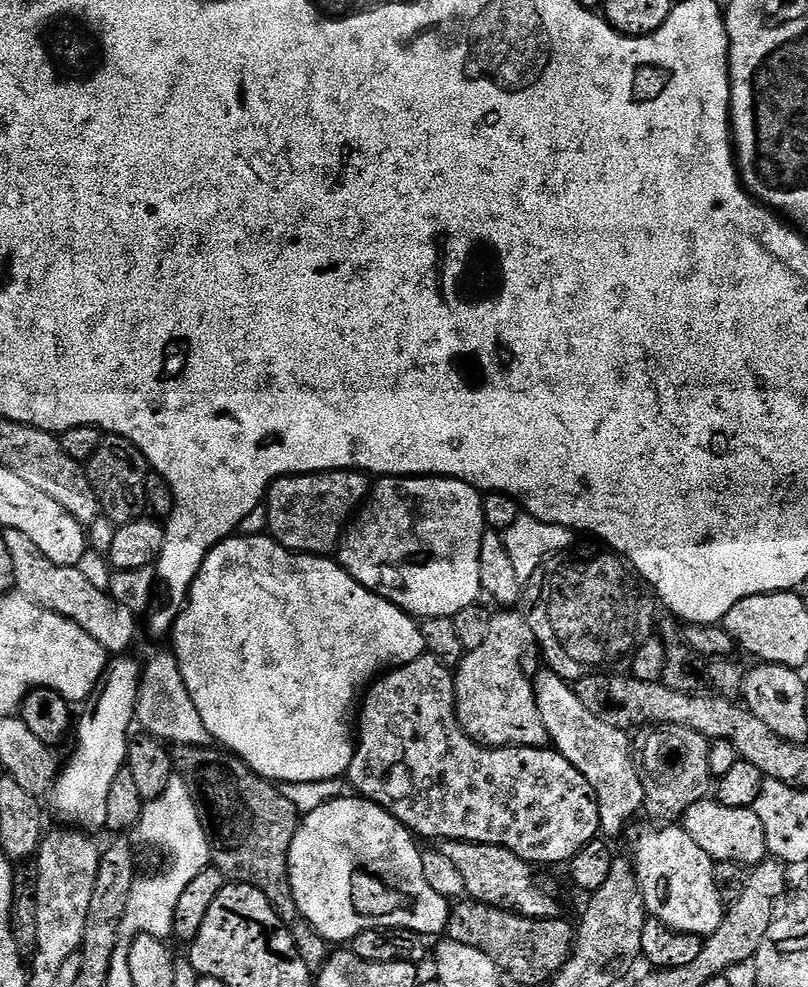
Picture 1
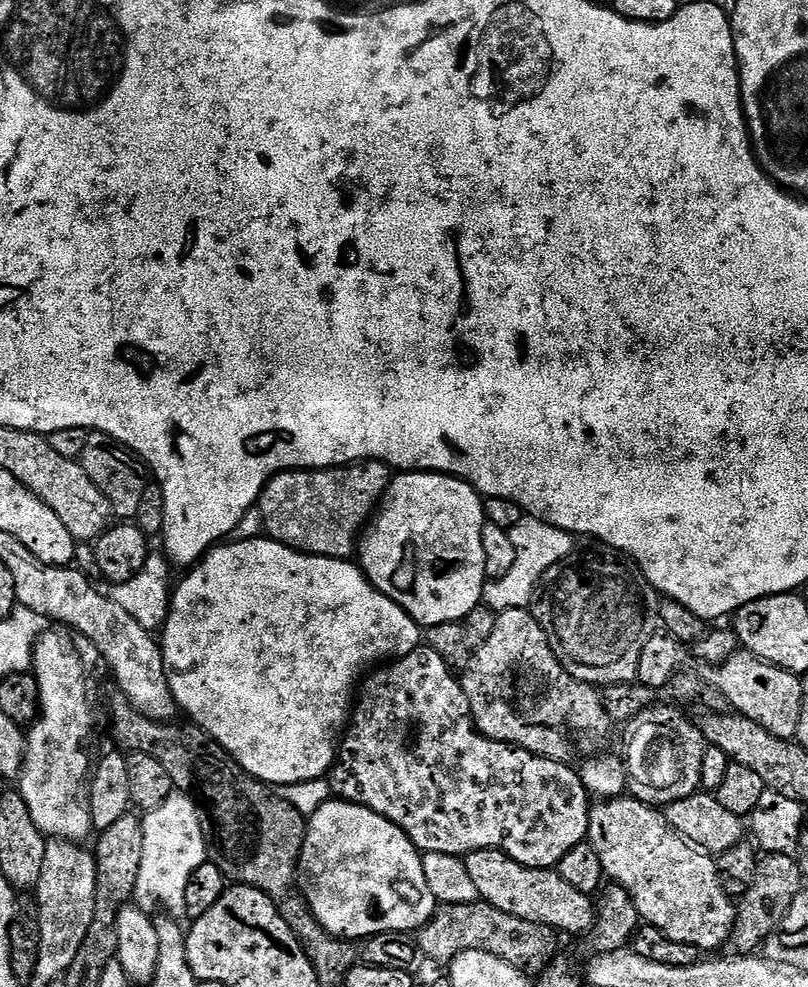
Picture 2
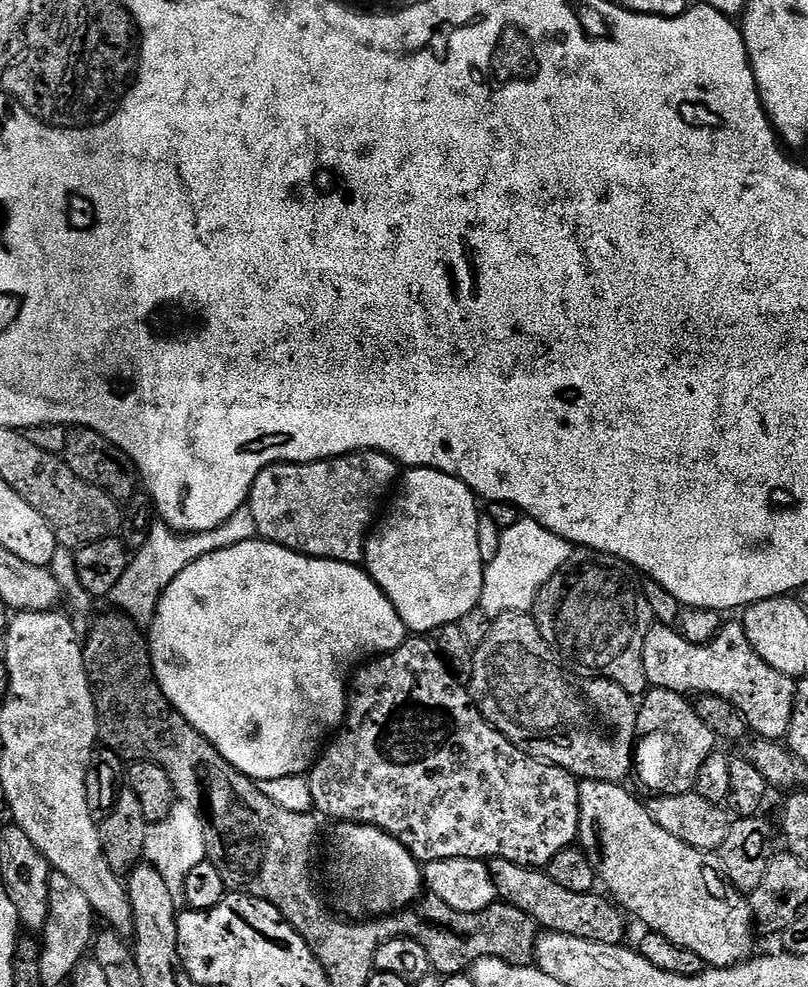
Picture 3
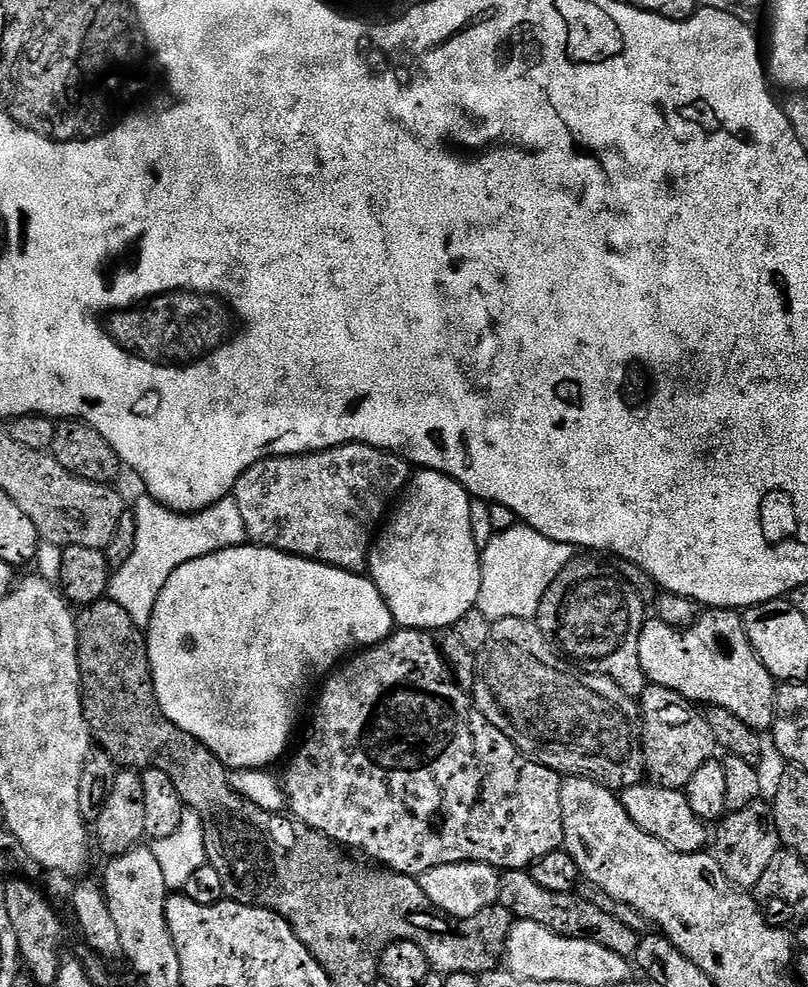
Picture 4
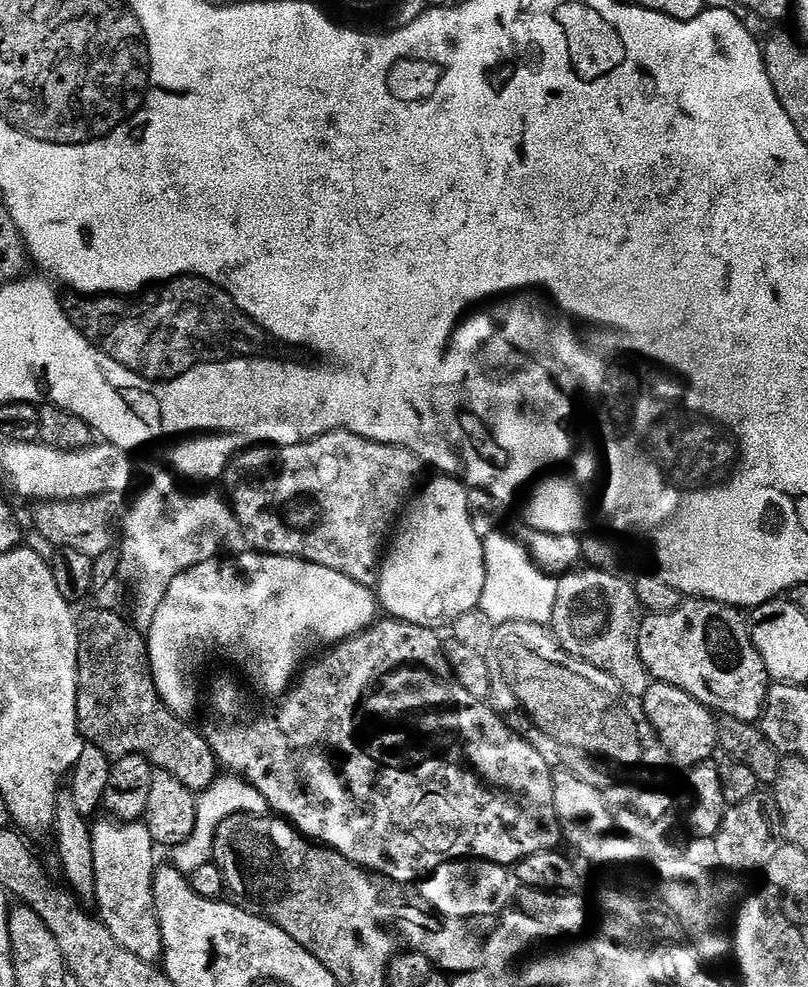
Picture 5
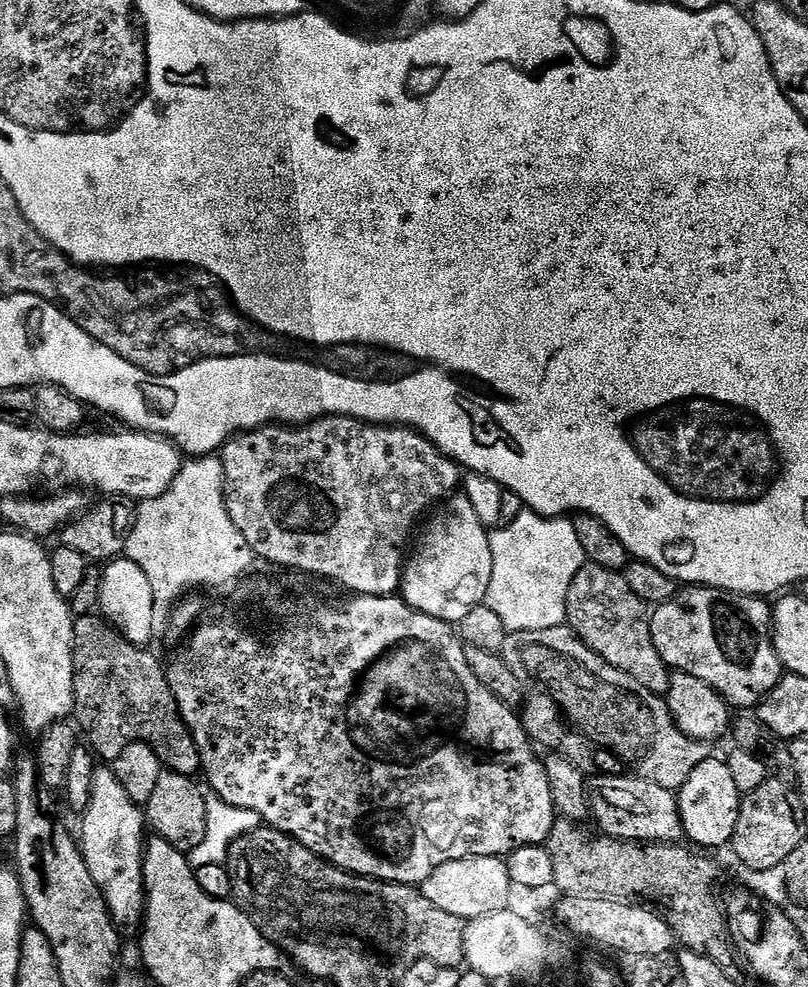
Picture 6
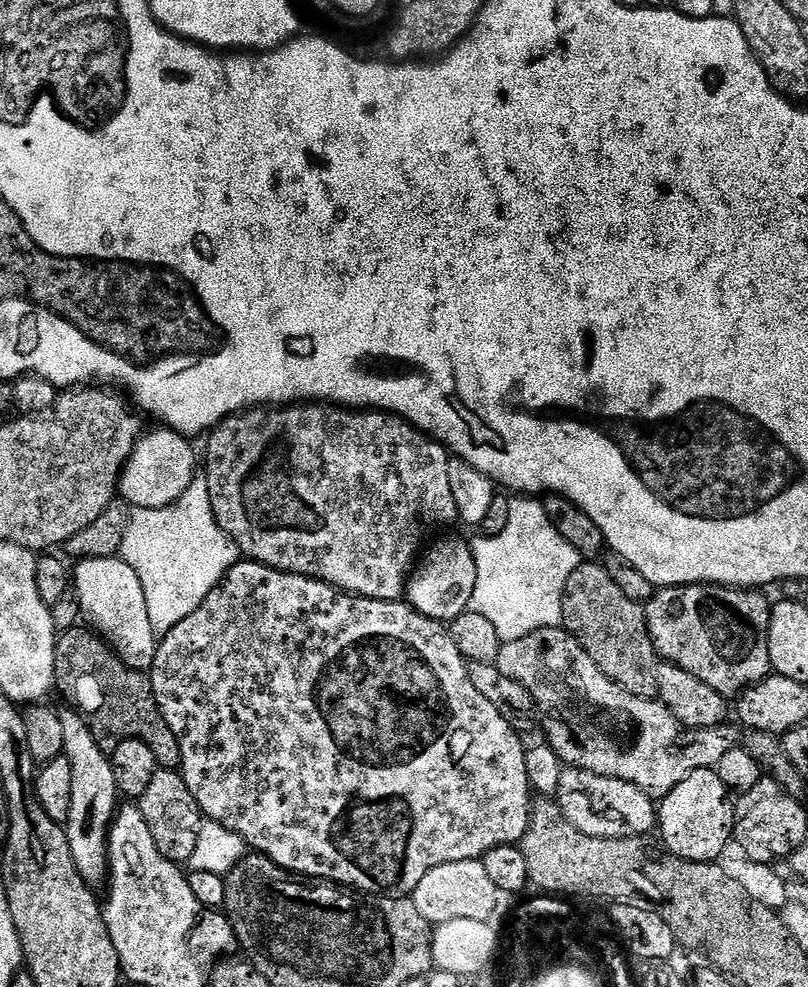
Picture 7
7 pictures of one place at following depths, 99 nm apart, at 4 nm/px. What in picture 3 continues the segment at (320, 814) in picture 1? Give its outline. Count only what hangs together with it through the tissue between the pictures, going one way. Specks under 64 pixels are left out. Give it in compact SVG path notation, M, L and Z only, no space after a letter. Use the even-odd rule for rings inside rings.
M339 823L330 842L332 872L342 882L338 888L341 908L356 916L385 916L408 907L423 891L419 861L400 842L372 825Z

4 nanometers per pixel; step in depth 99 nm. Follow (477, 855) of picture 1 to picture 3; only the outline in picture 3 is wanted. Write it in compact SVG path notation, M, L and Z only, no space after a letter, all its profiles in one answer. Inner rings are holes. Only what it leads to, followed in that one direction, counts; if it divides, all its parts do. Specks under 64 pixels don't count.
M505 860L491 861L490 869L497 893L513 908L520 908L532 917L541 929L598 943L625 943L626 916L611 899L603 895L596 896L597 894L592 892L562 890L562 886L555 884L543 871L524 868L520 864L511 864Z

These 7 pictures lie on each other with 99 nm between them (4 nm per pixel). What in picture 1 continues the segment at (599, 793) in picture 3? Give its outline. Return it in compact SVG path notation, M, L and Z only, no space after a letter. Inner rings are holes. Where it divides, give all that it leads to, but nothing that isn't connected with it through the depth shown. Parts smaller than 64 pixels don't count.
M652 826L636 836L630 859L636 869L644 907L651 919L660 920L675 932L710 937L722 926L726 901L714 886L716 864L712 857L686 834L682 826Z

